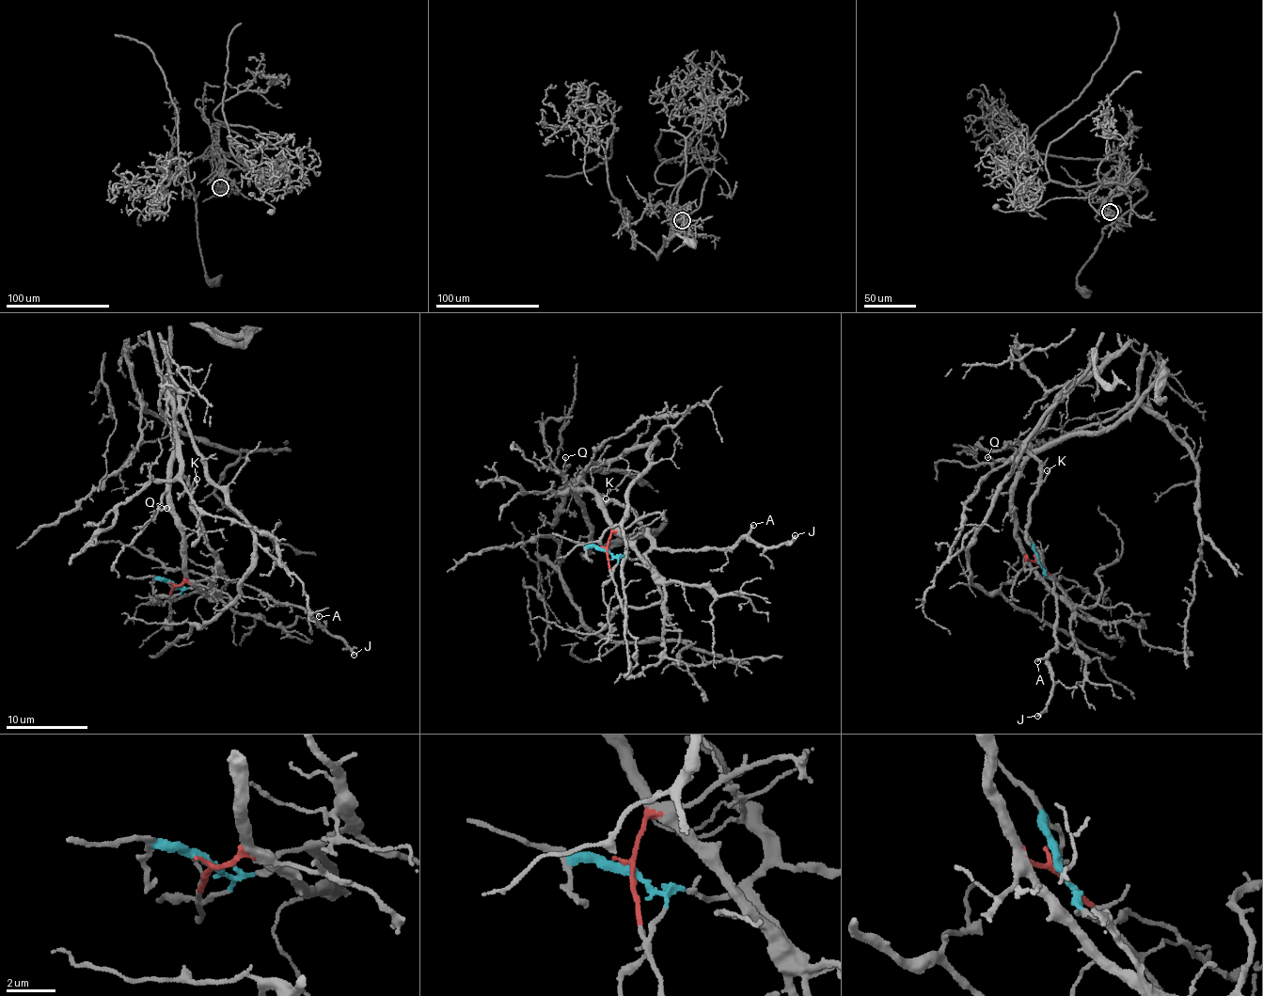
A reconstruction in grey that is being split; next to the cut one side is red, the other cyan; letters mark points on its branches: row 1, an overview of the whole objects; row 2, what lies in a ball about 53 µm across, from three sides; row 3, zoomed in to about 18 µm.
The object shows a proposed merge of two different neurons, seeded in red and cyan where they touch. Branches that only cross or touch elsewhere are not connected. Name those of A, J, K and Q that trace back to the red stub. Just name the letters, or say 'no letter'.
Q

